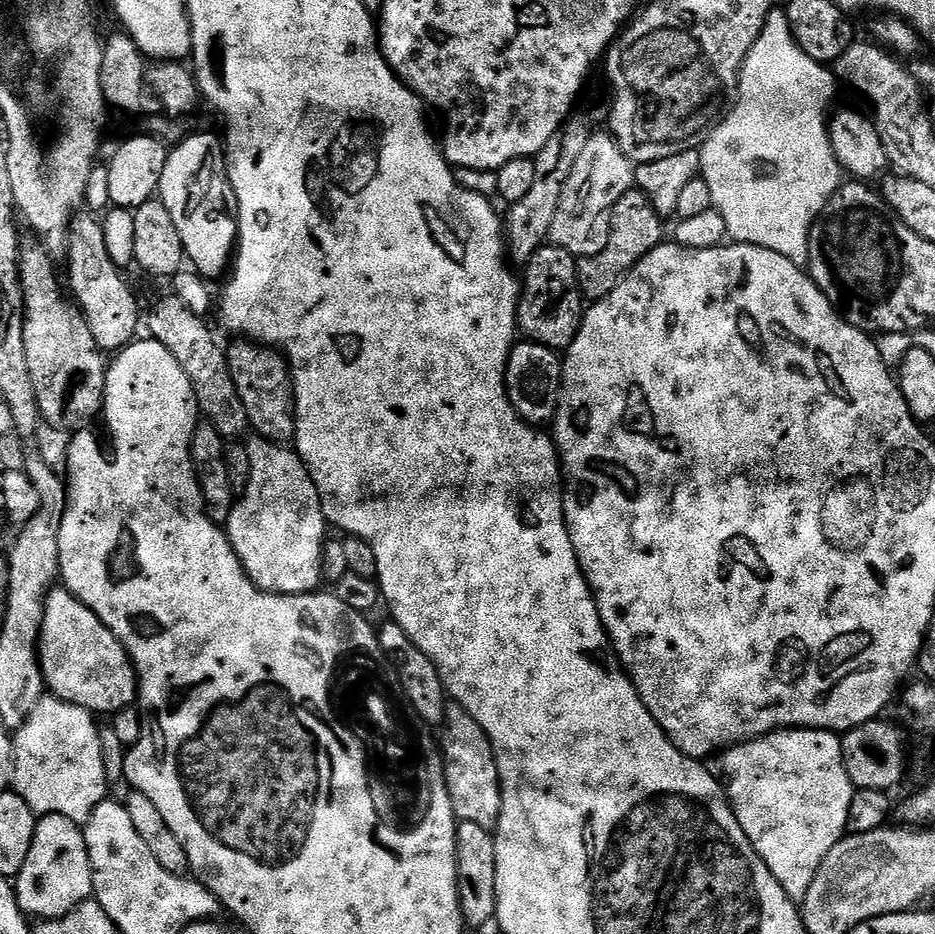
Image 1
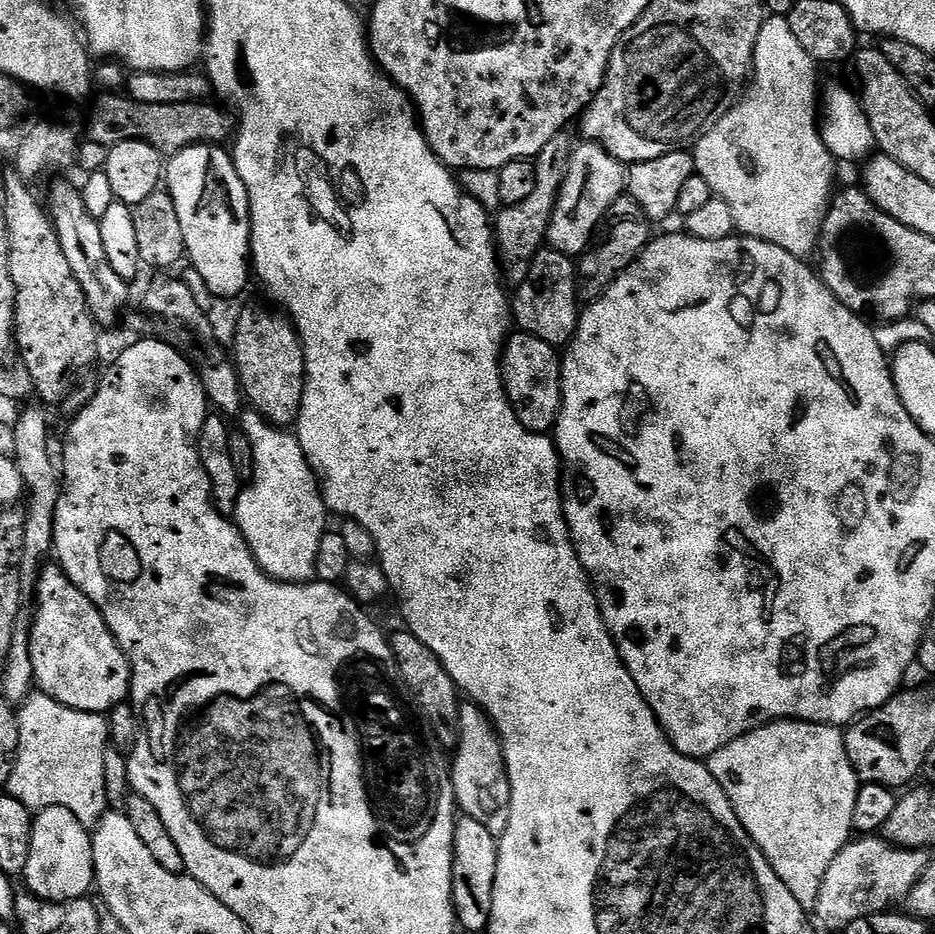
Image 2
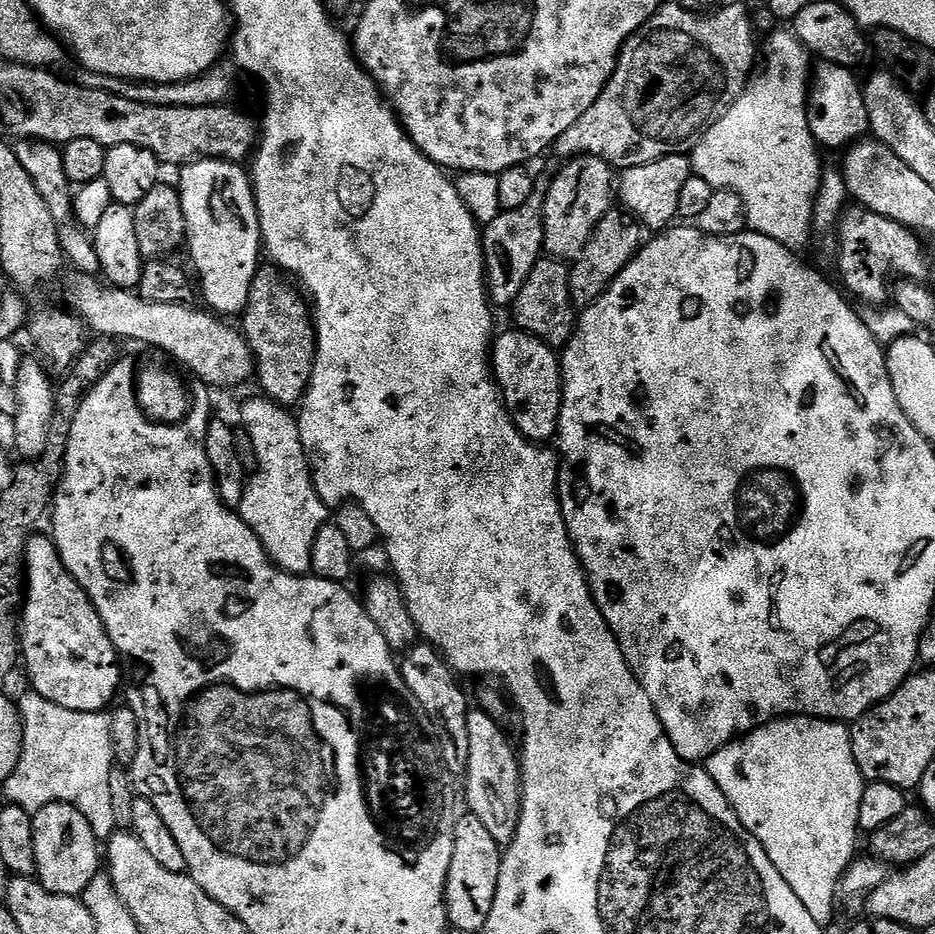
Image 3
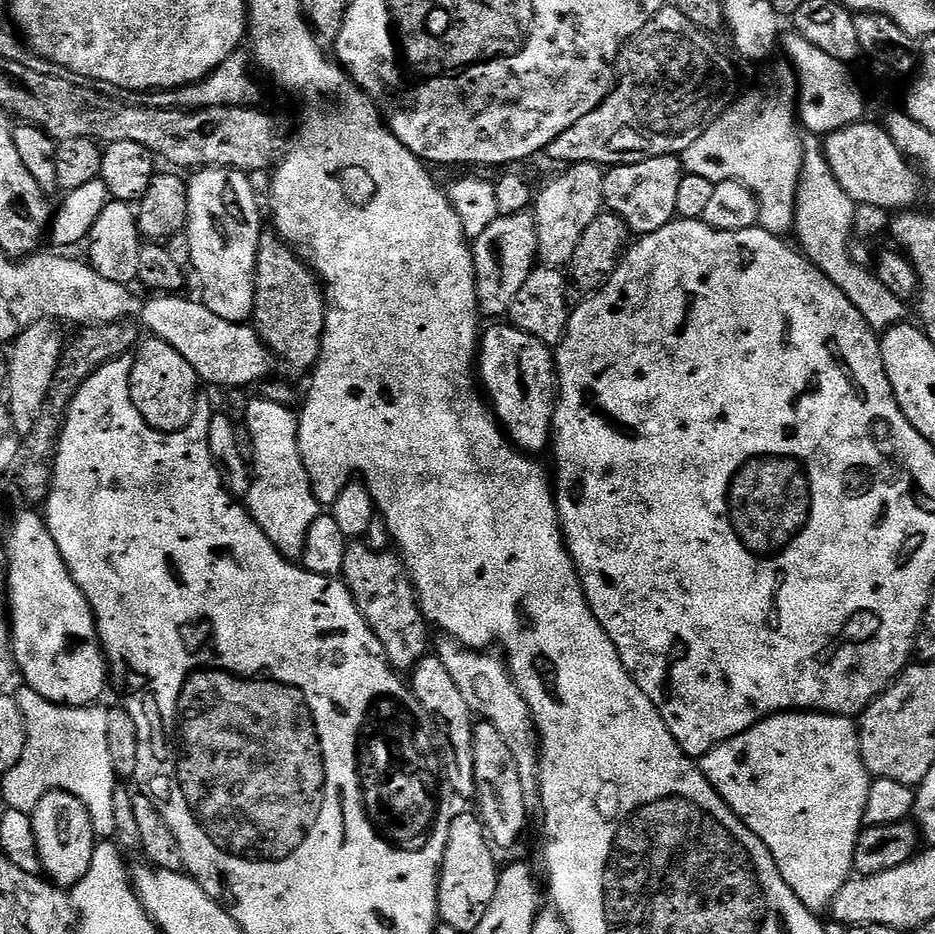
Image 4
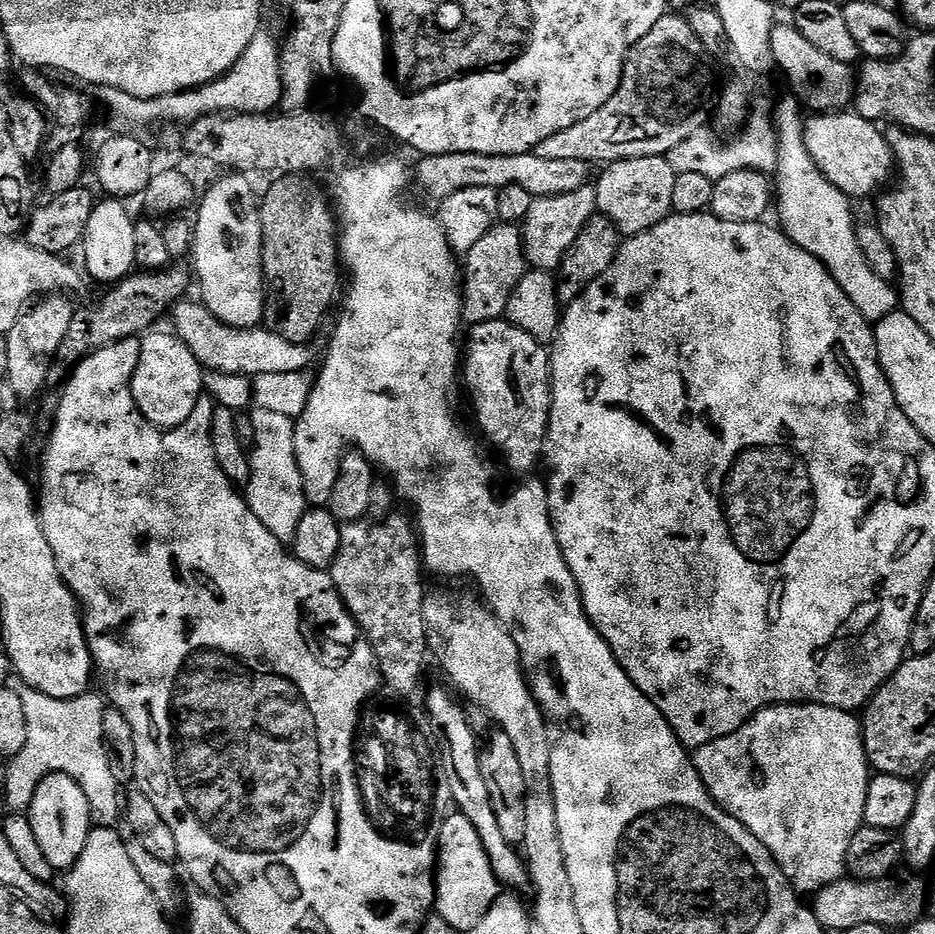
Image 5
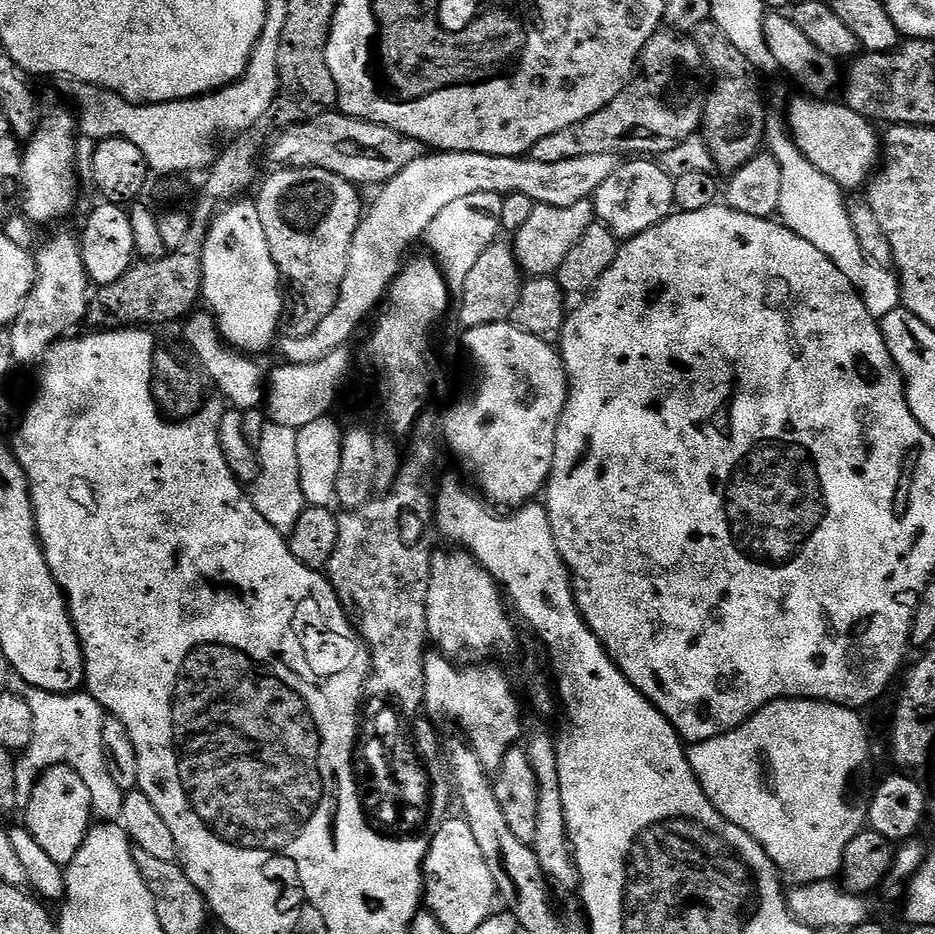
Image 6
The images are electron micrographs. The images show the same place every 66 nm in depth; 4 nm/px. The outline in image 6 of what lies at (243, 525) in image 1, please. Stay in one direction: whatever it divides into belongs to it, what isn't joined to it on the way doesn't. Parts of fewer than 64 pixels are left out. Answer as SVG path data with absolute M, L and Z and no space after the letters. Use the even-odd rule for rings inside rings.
M265 423L262 440L258 449L260 453L260 469L256 483L251 485L252 504L274 526L274 530L285 534L292 532L298 518L304 512L306 501L302 494L302 482L298 470L297 431L288 426Z

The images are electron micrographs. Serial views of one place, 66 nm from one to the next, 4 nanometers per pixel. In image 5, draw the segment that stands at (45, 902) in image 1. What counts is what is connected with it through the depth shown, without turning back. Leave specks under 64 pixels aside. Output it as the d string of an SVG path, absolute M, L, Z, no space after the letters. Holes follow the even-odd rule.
M50 774L38 786L26 815L30 826L34 826L34 838L38 838L42 854L46 854L46 862L54 870L71 870L86 850L88 835L94 827L92 807L82 786L70 774Z

